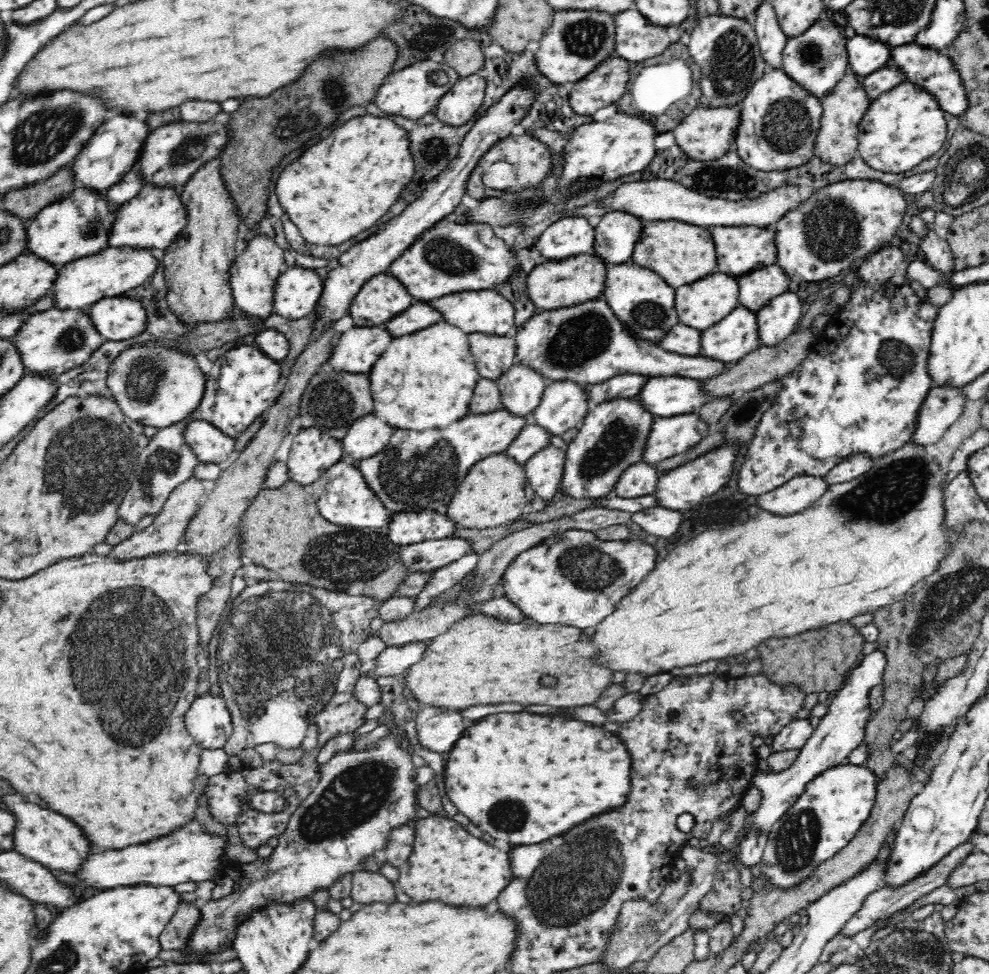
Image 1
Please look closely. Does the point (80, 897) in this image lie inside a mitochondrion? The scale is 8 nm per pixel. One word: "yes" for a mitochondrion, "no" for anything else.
no

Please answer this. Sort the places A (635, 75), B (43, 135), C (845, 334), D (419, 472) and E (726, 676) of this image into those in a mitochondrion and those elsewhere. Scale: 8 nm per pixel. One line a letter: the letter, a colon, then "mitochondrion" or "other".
A: other
B: mitochondrion
C: other
D: mitochondrion
E: other

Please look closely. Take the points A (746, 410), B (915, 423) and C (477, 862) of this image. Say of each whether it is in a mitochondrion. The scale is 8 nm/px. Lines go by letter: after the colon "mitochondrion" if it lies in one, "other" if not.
A: mitochondrion
B: other
C: other

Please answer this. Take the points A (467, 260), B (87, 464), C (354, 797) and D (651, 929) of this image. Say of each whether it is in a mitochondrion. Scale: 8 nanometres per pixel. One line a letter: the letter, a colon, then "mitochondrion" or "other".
A: mitochondrion
B: mitochondrion
C: mitochondrion
D: mitochondrion

